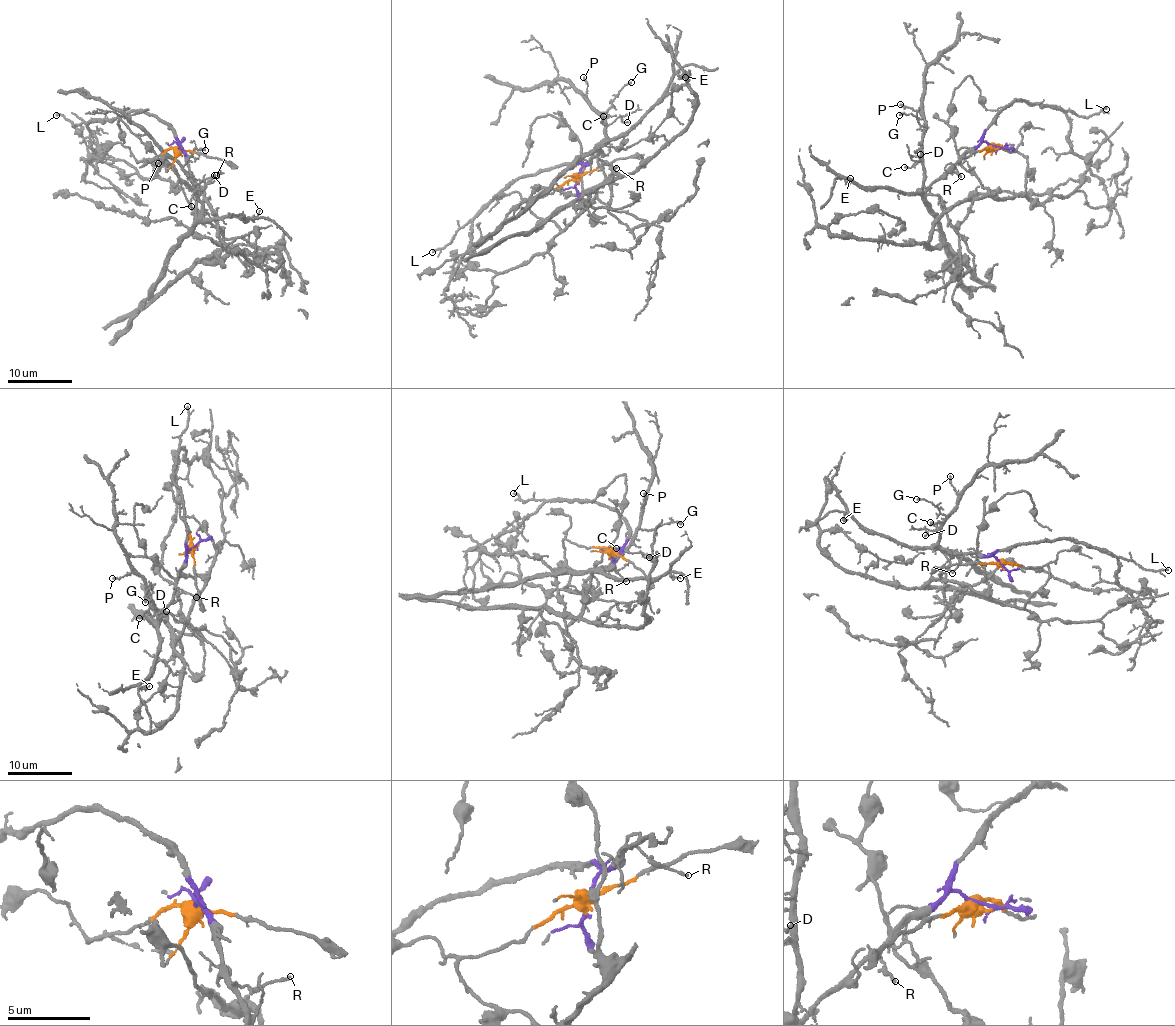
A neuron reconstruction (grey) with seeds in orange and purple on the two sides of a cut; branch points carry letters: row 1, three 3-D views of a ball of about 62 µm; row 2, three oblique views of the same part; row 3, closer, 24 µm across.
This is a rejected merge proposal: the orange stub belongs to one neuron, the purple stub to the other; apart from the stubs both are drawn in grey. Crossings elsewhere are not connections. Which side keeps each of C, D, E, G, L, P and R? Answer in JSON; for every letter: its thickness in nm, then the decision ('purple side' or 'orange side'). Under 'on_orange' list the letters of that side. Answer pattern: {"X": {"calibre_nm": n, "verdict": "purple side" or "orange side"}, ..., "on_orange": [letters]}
{"C": {"calibre_nm": 130, "verdict": "purple side"}, "D": {"calibre_nm": 130, "verdict": "purple side"}, "E": {"calibre_nm": 110, "verdict": "purple side"}, "G": {"calibre_nm": 220, "verdict": "purple side"}, "L": {"calibre_nm": 240, "verdict": "purple side"}, "P": {"calibre_nm": 190, "verdict": "purple side"}, "R": {"calibre_nm": 160, "verdict": "purple side"}, "on_orange": []}

